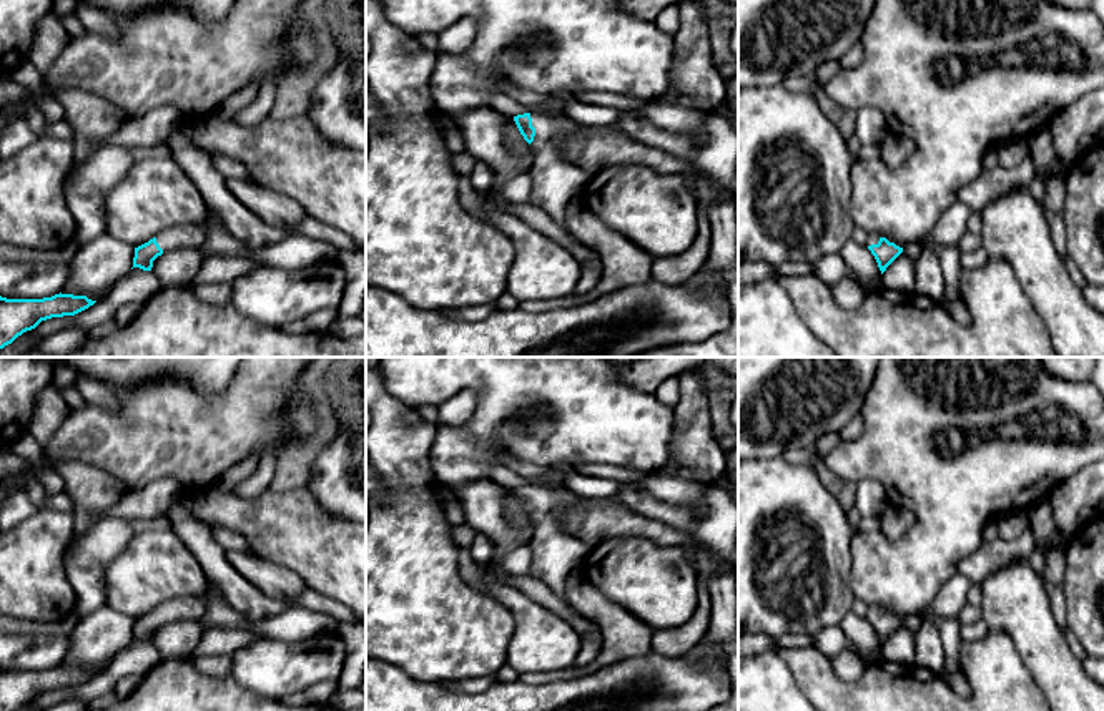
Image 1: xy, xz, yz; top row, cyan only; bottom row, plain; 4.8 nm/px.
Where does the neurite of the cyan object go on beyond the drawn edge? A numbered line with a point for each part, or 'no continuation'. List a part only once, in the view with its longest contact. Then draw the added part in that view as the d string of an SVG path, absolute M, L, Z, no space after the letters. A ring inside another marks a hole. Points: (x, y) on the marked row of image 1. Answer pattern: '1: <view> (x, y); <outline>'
1: xz (556, 181); M530 113L530 118L535 128L530 143L535 156L529 169L532 181L530 204L544 209L552 221L567 229L565 208L572 198L580 198L590 176L559 153L559 143L580 125L567 115Z

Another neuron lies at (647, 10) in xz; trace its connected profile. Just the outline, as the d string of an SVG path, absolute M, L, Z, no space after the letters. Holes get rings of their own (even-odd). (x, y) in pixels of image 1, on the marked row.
M619 0L619 7L640 20L653 22L665 7L678 2L680 0Z

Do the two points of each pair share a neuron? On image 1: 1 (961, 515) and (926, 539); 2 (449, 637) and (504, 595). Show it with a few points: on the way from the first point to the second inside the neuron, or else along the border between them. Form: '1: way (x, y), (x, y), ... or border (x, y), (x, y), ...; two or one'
1: way (953, 522), (935, 539); one
2: border (491, 595), (511, 612), (514, 635); two

